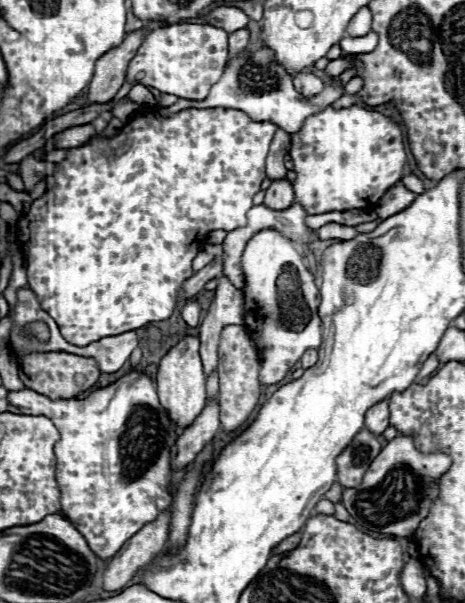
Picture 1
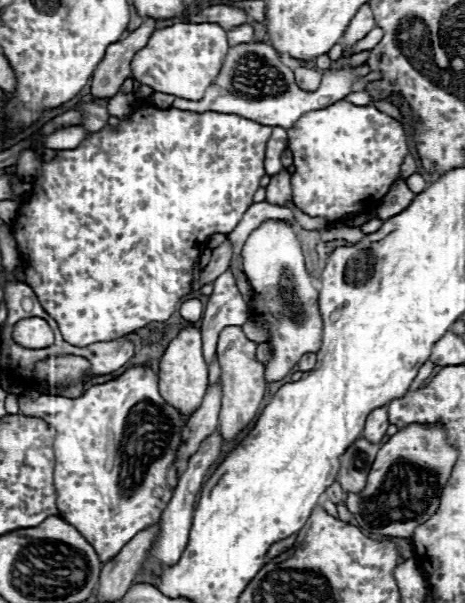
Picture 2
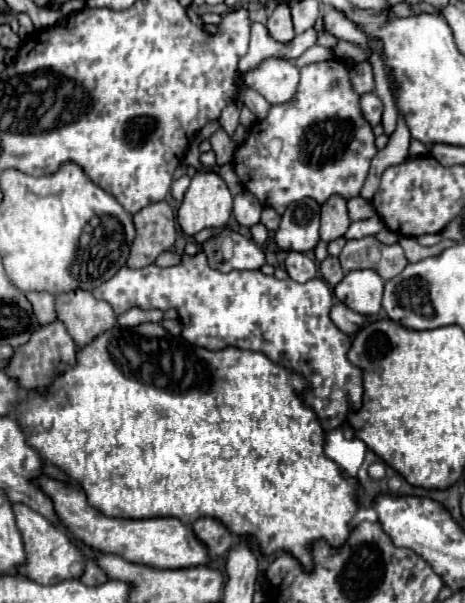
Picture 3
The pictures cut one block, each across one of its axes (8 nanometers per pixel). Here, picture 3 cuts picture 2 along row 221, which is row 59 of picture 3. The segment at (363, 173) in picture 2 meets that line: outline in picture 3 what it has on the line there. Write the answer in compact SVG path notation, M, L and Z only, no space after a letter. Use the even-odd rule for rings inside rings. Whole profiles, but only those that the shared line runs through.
M330 58L300 68L296 96L286 104L272 106L266 120L260 120L250 128L248 140L236 150L234 170L244 188L252 192L262 206L276 208L276 212L282 214L290 202L298 202L302 198L312 198L318 204L324 204L334 194L346 200L358 196L368 176L370 160L376 152L372 126L362 118L360 96L354 94L354 88L350 86L350 66L344 60Z

